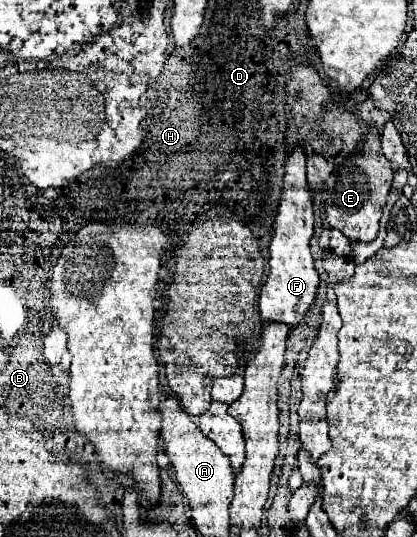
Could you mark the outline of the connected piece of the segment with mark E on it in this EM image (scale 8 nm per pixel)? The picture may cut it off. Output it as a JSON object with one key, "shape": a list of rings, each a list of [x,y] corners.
{"shape":[[[369,129],[369,135],[359,147],[353,157],[339,155],[335,159],[335,169],[325,181],[325,219],[329,227],[339,229],[343,235],[347,235],[351,241],[371,241],[377,237],[379,231],[379,219],[387,201],[387,193],[391,191],[393,183],[393,171],[389,167],[387,157],[381,151],[381,139],[377,129]]]}

